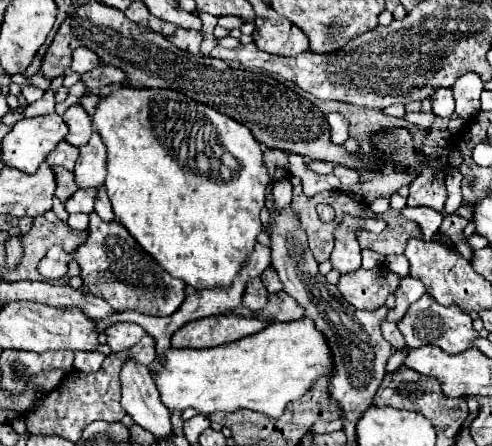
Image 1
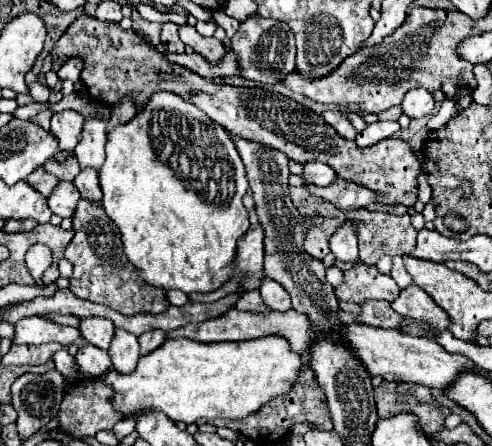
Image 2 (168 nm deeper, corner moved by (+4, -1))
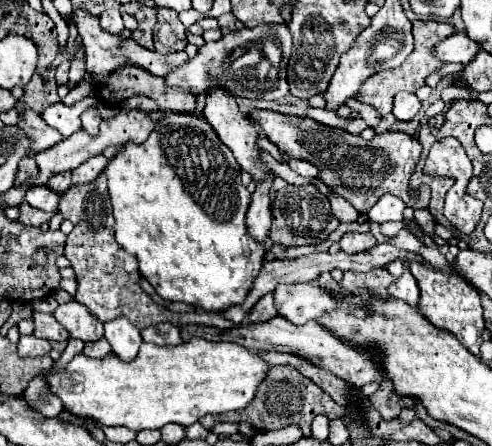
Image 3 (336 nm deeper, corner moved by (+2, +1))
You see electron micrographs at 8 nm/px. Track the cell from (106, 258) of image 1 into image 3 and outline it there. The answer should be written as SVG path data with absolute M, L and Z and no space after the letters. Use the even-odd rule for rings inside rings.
M100 174L100 178L90 184L72 184L60 202L60 214L74 224L74 230L70 232L66 242L64 256L70 260L76 272L76 302L84 304L92 314L98 316L100 322L126 316L130 322L134 322L134 326L138 326L138 330L144 330L150 324L160 324L166 320L170 322L174 318L168 308L156 304L142 290L136 258L132 254L126 254L114 240L114 218L104 174Z

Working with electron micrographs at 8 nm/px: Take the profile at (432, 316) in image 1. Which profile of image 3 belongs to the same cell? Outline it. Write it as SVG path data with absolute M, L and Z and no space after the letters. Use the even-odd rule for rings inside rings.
M406 268L404 274L388 288L388 294L390 294L392 298L404 300L404 302L410 304L412 308L418 308L418 302L420 302L420 288L418 288L416 278L410 274L408 268Z

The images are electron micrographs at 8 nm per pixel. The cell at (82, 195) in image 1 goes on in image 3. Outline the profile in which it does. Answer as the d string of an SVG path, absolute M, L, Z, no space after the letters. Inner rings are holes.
M36 186L36 188L32 188L32 190L26 192L26 198L24 198L24 200L26 200L30 206L34 206L34 208L40 208L40 210L44 210L44 212L56 214L56 212L58 212L58 202L60 202L60 198L64 198L64 194L58 194L56 190L50 190L50 188L46 188L46 186Z

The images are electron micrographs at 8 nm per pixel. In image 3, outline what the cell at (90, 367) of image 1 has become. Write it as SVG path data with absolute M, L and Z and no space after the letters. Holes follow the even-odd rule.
M100 338L100 340L96 340L96 342L88 342L88 344L84 346L82 354L88 356L88 358L98 358L98 360L102 360L102 358L110 356L110 344L106 342L106 338Z

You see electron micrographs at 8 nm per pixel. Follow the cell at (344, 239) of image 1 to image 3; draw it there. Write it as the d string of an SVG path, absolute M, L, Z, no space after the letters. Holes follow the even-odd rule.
M348 232L340 238L340 246L346 254L356 254L356 252L364 252L366 248L374 246L374 238L370 234L354 234Z

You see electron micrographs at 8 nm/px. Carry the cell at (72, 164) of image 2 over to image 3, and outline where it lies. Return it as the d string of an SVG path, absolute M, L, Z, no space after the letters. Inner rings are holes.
M70 172L54 174L54 176L46 182L46 186L48 186L48 188L52 188L52 190L56 190L56 192L64 192L64 190L68 190L68 188L70 188L70 184L72 184Z

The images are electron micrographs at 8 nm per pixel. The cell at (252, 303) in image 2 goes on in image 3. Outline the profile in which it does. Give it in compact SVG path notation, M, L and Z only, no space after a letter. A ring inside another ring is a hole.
M266 294L266 296L262 296L262 298L256 302L256 306L248 312L248 320L250 320L250 322L266 322L266 320L272 320L276 314L278 314L278 310L274 308L272 294Z

